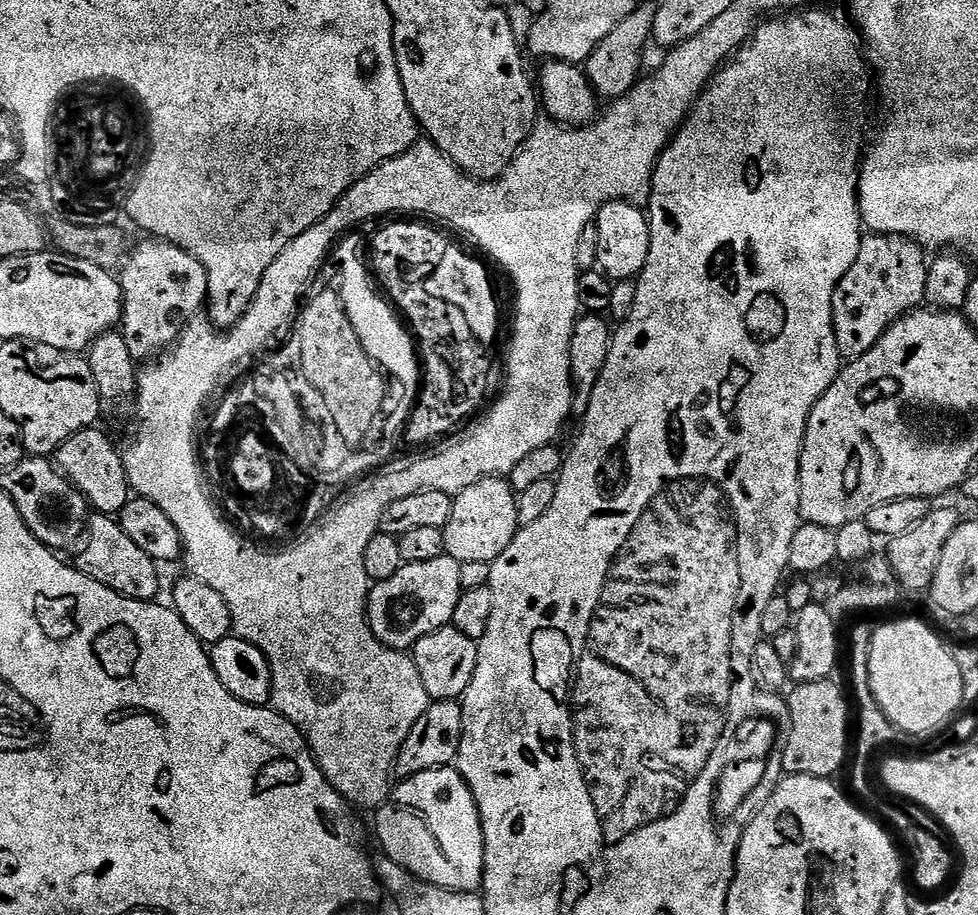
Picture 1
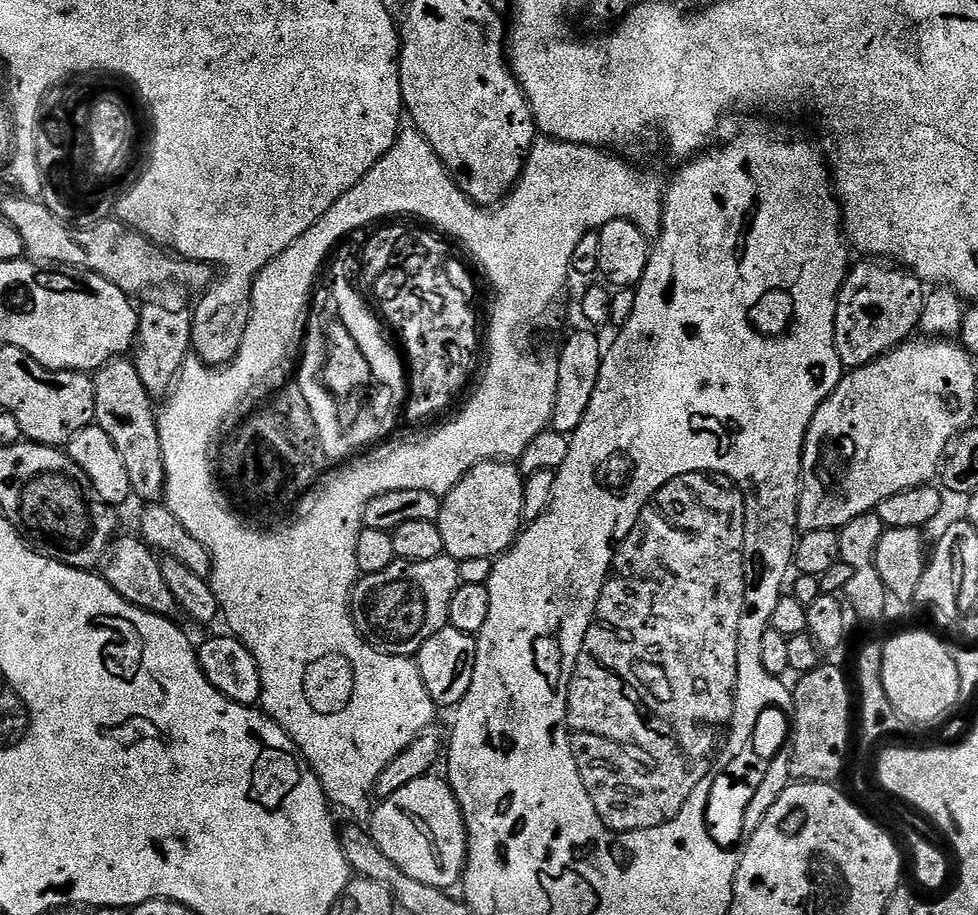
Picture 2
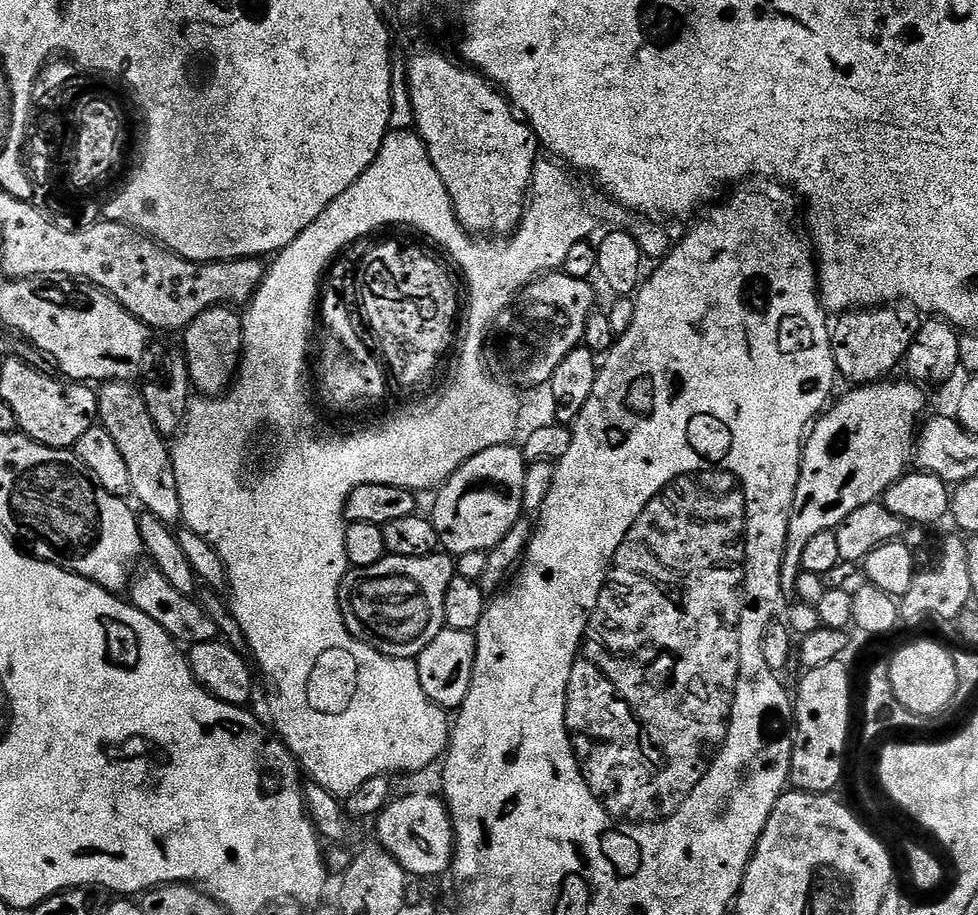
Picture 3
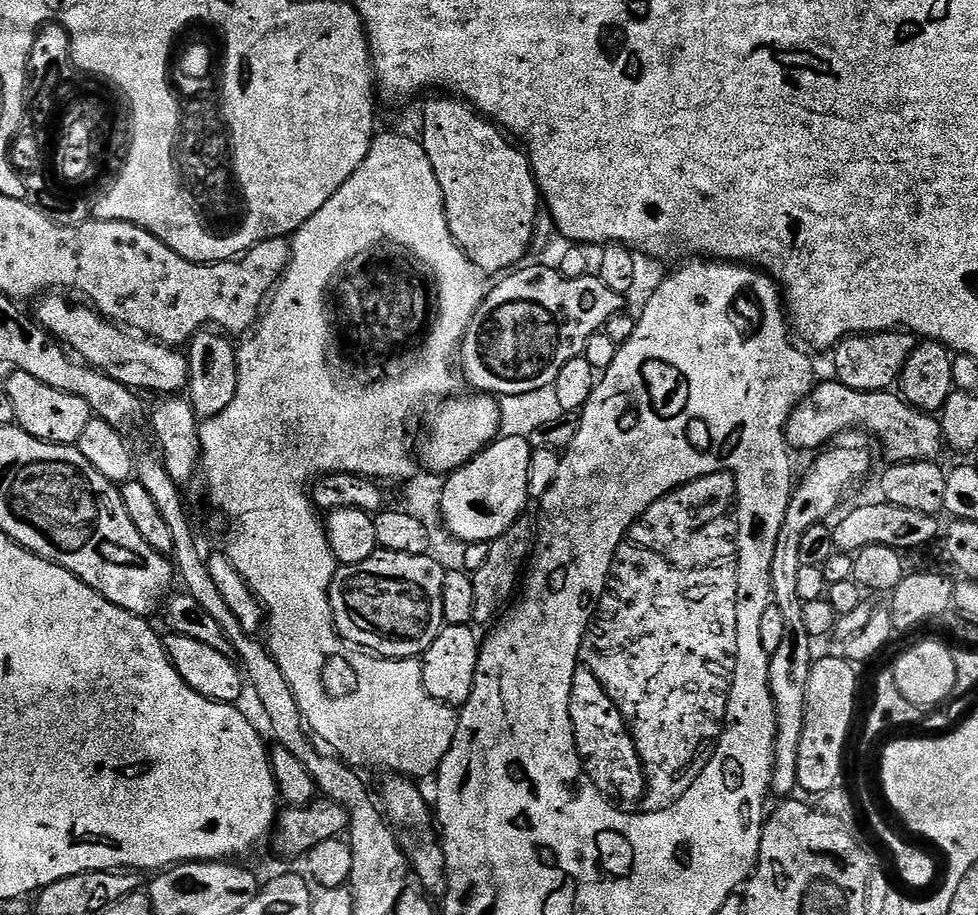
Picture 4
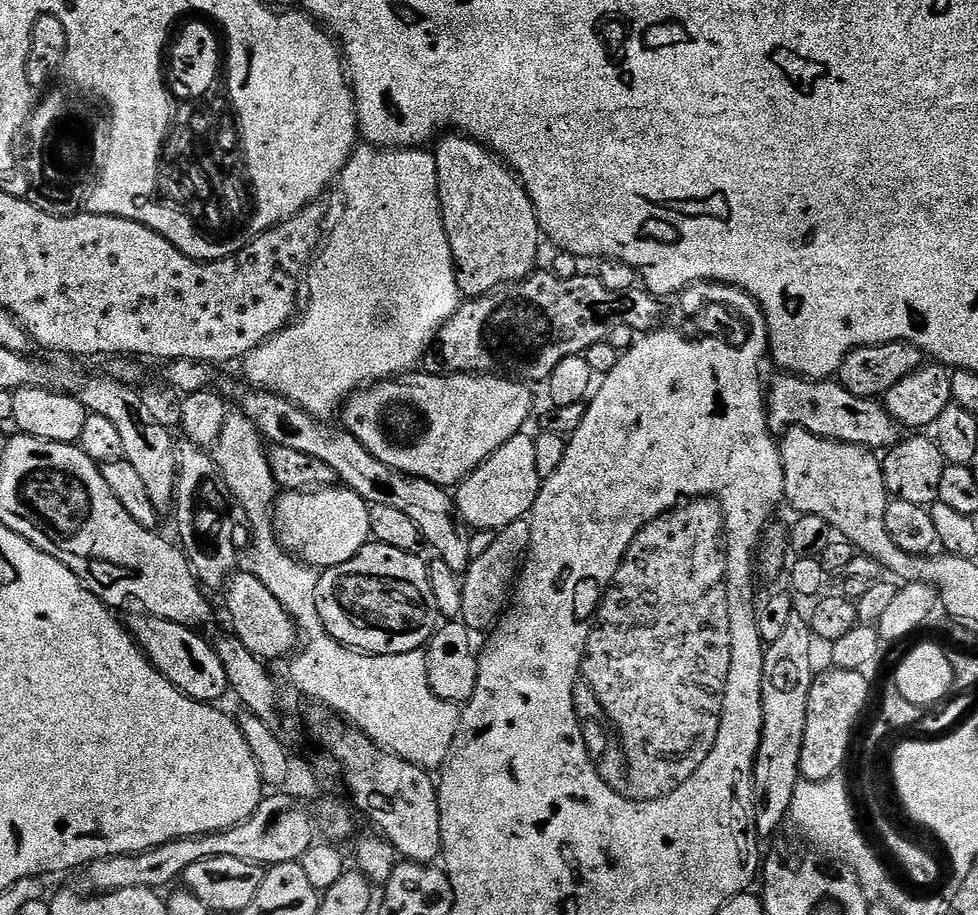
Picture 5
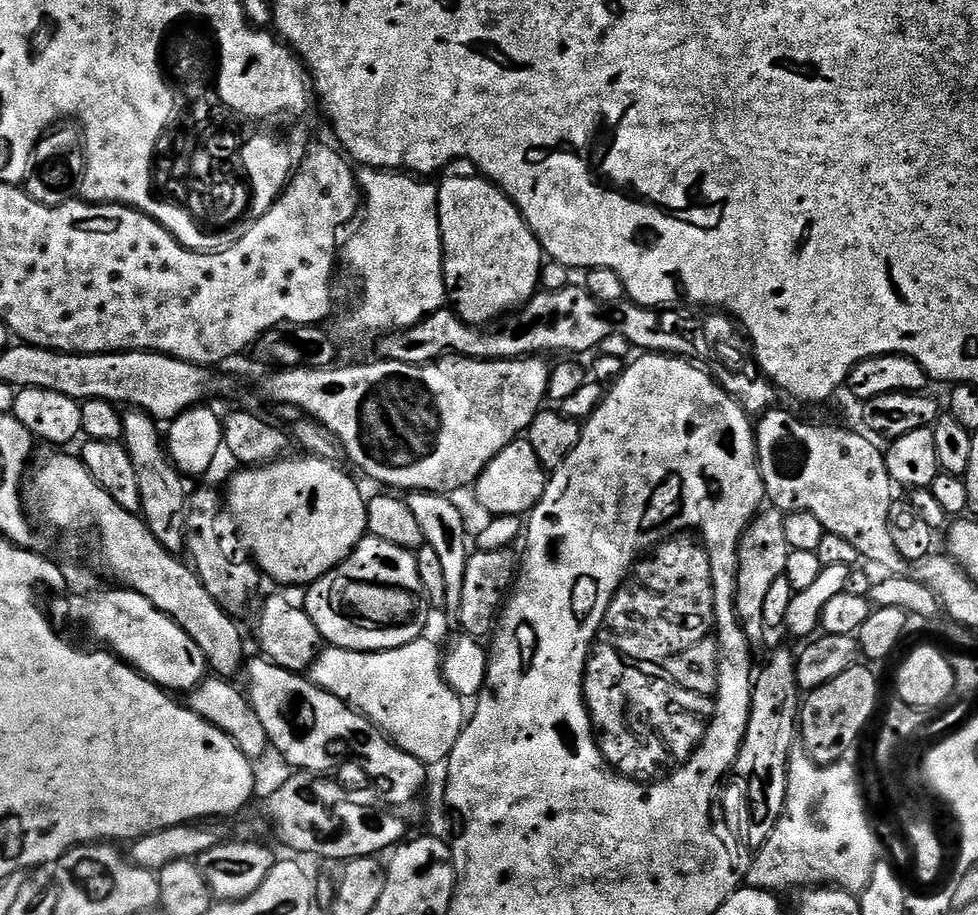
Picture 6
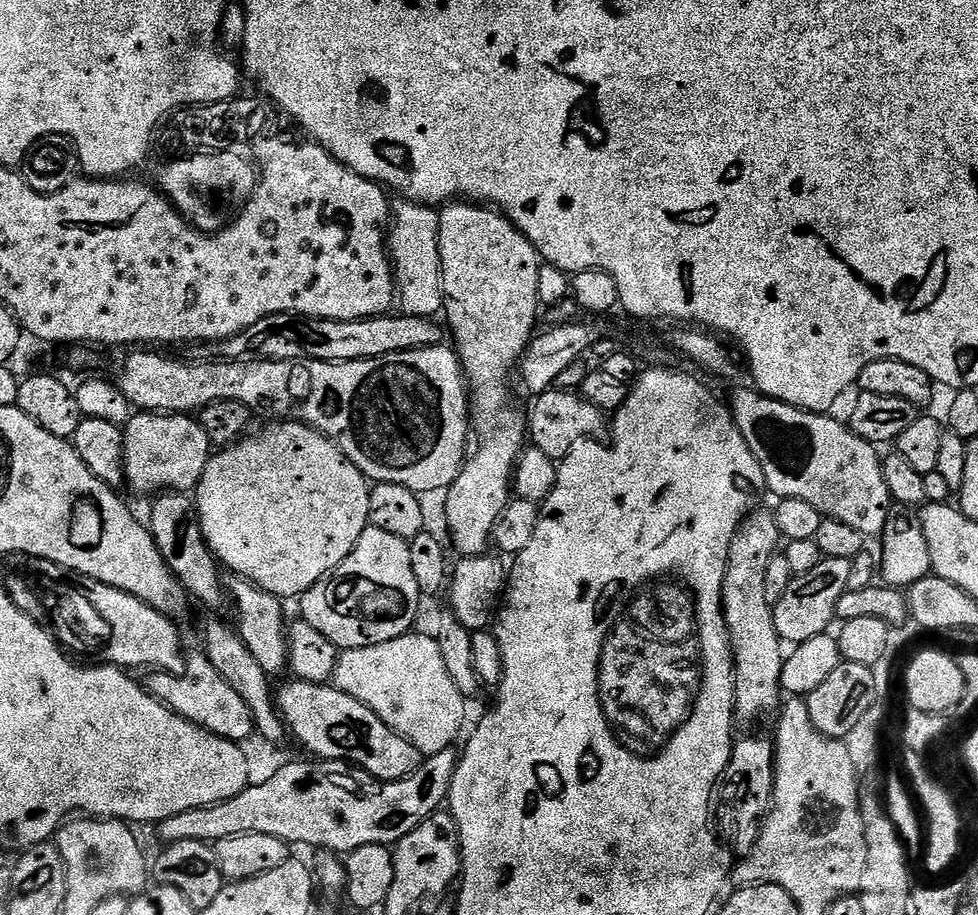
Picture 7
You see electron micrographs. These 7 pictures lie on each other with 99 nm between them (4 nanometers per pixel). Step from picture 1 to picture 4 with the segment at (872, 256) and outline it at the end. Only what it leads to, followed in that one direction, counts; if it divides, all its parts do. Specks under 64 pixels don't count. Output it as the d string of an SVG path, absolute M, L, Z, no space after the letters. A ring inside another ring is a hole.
M893 330L890 332L869 332L848 336L835 345L831 353L832 364L836 367L835 379L850 386L850 390L863 392L886 392L899 381L902 370L914 354L917 337L907 330Z

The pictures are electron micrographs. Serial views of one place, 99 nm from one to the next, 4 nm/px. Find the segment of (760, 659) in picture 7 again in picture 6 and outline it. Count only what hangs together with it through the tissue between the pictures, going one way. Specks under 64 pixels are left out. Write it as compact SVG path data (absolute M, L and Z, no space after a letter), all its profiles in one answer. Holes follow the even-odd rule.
M771 506L756 513L742 534L738 546L738 567L736 569L736 614L735 617L746 630L749 645L757 646L764 640L766 625L762 609L766 606L766 593L778 582L786 570L786 558L790 551L786 542L785 513Z

